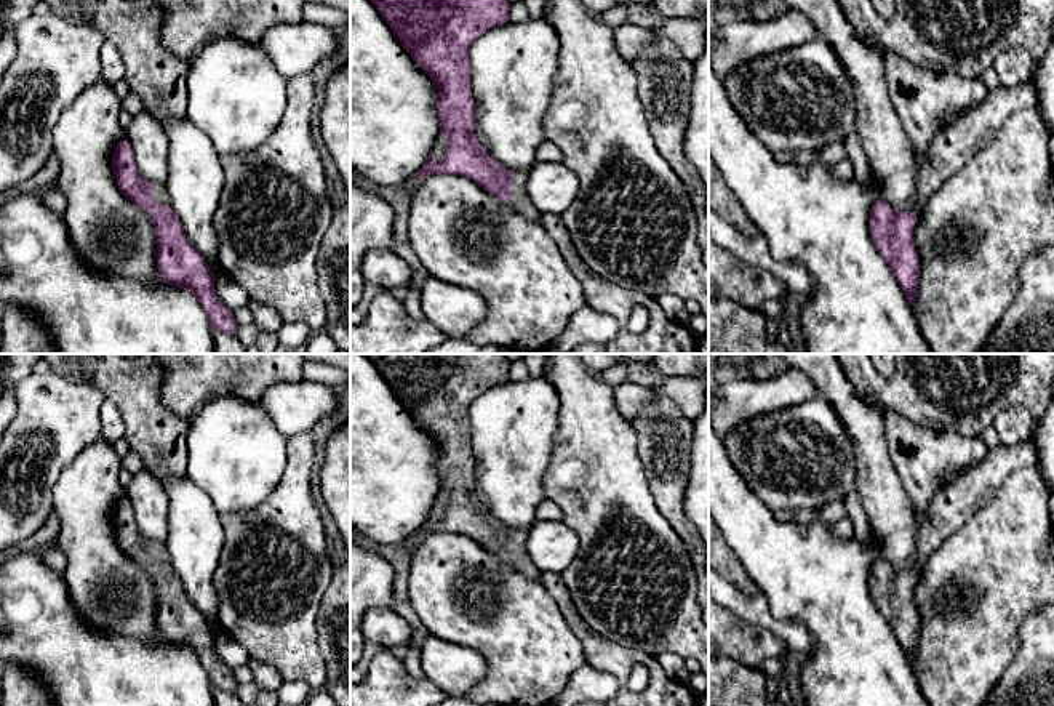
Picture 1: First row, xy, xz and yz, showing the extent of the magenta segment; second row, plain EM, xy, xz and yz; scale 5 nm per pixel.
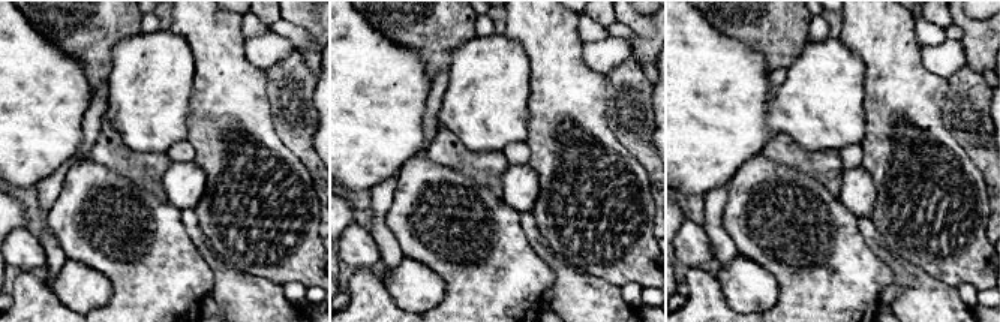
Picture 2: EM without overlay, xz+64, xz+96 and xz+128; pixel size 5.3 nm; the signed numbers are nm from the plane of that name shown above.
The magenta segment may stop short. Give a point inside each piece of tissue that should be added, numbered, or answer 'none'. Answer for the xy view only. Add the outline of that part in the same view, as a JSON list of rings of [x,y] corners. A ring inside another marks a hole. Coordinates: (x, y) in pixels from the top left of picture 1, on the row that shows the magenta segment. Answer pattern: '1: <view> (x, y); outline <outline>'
1: xy (160, 192); outline [[[154,184],[154,197],[155,197],[154,202],[157,205],[170,205],[171,203],[165,184]]]

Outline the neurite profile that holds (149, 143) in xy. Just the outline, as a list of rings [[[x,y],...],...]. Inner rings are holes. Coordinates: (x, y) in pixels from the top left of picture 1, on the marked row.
[[[147,110],[133,117],[125,130],[141,176],[152,184],[168,179],[168,136],[160,122]]]

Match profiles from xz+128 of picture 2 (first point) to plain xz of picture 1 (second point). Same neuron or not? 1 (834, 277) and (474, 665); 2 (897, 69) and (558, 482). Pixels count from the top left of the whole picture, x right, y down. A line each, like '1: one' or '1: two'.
1: two
2: one

